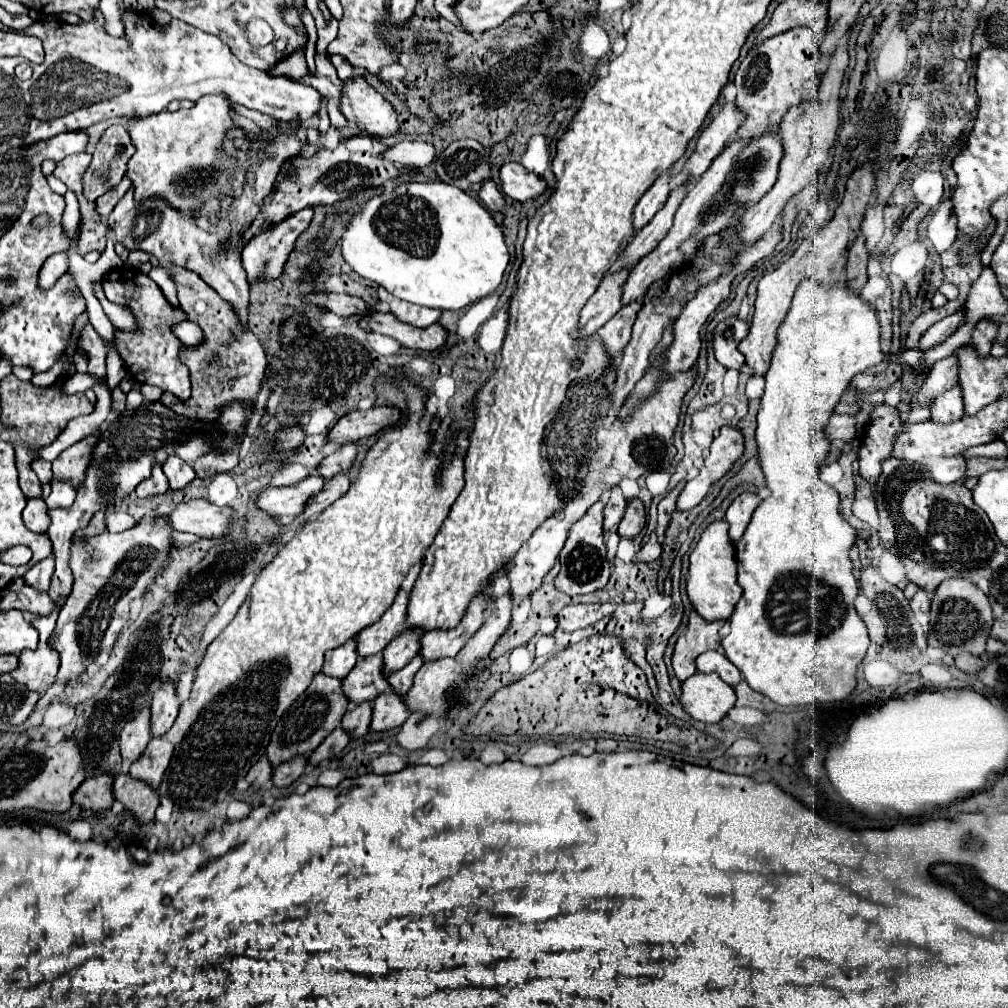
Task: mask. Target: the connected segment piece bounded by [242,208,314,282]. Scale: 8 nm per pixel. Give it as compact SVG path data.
M304 208L300 212L294 212L292 216L286 216L282 222L278 224L270 224L268 228L264 228L262 232L258 232L256 236L252 236L244 250L242 250L242 260L244 260L244 268L248 272L248 282L254 282L256 278L264 278L264 280L272 280L282 272L282 266L288 258L288 254L292 252L298 236L310 226L312 220L312 208Z

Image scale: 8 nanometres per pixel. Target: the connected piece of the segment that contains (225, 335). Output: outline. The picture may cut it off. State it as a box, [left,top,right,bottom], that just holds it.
[160,266,266,422]

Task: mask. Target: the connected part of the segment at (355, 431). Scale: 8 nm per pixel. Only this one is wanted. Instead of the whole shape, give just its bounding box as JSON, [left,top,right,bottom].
[328,406,402,442]

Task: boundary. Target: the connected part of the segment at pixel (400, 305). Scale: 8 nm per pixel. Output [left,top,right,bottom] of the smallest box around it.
[378,288,442,328]

